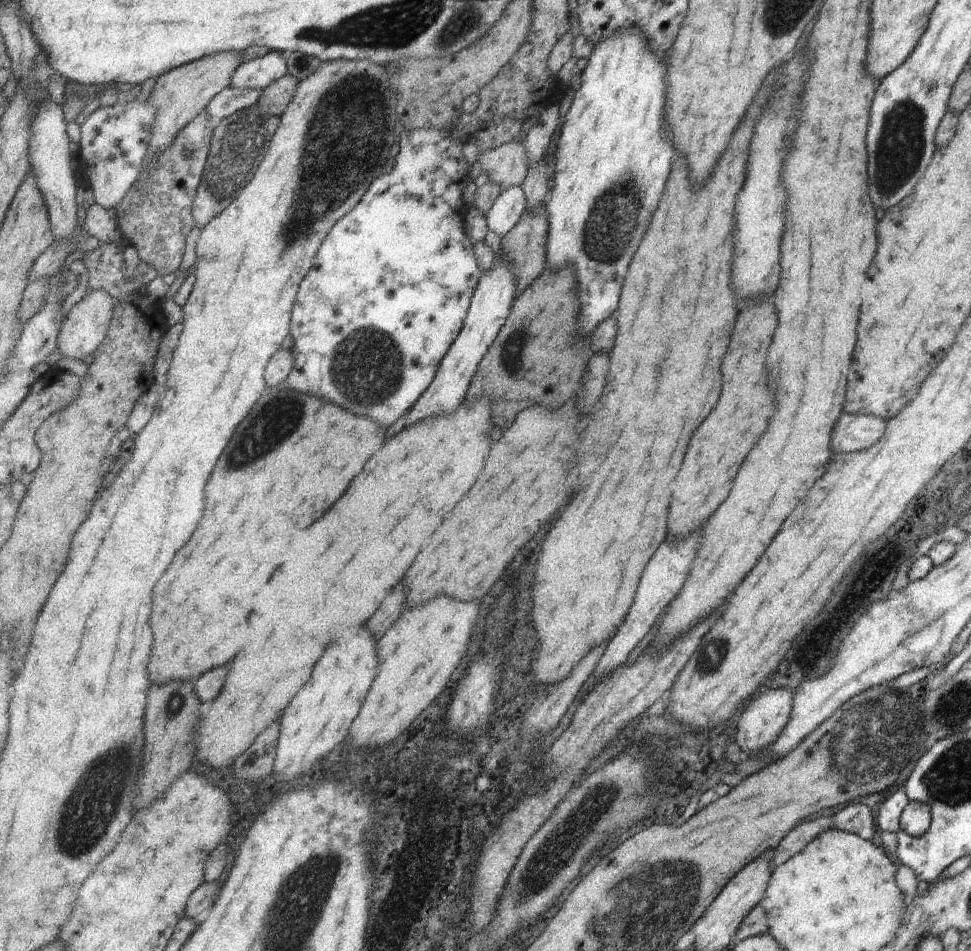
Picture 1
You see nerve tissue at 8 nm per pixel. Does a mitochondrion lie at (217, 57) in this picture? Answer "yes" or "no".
no

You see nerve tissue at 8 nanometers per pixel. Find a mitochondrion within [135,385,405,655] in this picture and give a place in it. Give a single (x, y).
(277, 420)

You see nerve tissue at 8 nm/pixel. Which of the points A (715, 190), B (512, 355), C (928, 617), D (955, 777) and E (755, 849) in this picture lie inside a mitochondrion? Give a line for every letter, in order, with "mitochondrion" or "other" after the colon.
A: other
B: mitochondrion
C: other
D: mitochondrion
E: other

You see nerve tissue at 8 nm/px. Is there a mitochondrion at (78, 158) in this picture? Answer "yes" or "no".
no

